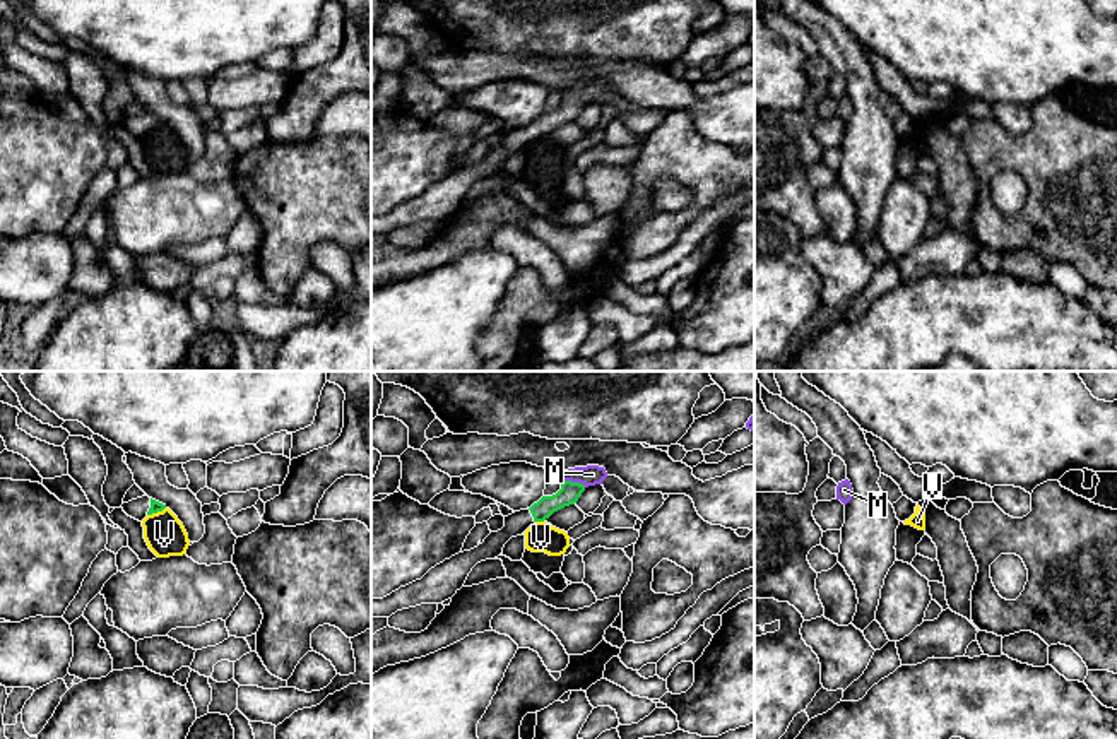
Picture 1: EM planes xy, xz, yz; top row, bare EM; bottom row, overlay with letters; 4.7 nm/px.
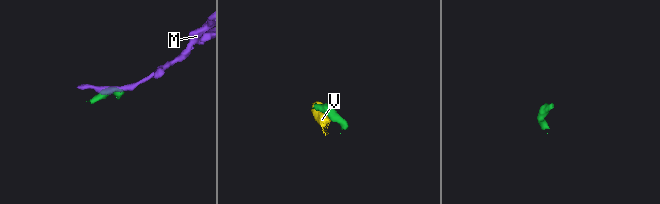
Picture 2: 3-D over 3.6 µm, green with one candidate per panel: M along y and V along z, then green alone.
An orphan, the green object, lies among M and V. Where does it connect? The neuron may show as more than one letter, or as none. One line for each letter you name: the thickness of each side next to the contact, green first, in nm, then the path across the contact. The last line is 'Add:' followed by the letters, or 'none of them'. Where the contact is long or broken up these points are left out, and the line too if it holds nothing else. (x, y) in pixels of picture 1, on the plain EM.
Add: none of them

